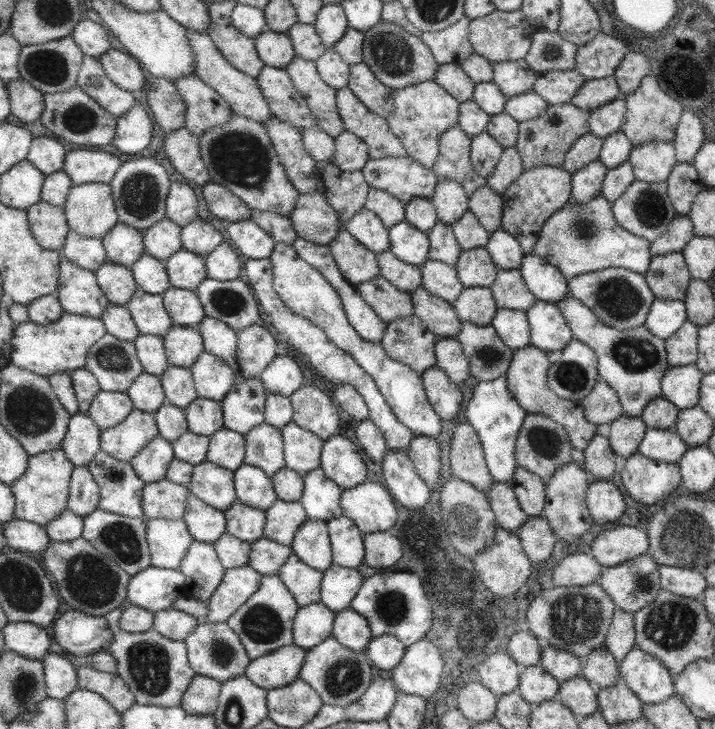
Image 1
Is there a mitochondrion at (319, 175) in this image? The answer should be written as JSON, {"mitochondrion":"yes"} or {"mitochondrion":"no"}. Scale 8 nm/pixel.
{"mitochondrion":"no"}

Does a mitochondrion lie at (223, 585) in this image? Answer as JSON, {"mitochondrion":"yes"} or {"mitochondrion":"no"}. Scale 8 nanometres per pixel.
{"mitochondrion":"no"}

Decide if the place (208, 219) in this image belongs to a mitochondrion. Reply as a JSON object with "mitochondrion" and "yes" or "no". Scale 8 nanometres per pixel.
{"mitochondrion":"no"}

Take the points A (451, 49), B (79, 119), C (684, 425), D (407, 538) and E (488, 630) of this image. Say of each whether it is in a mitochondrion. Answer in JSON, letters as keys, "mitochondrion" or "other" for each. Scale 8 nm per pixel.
{"A":"other","B":"mitochondrion","C":"other","D":"other","E":"other"}

